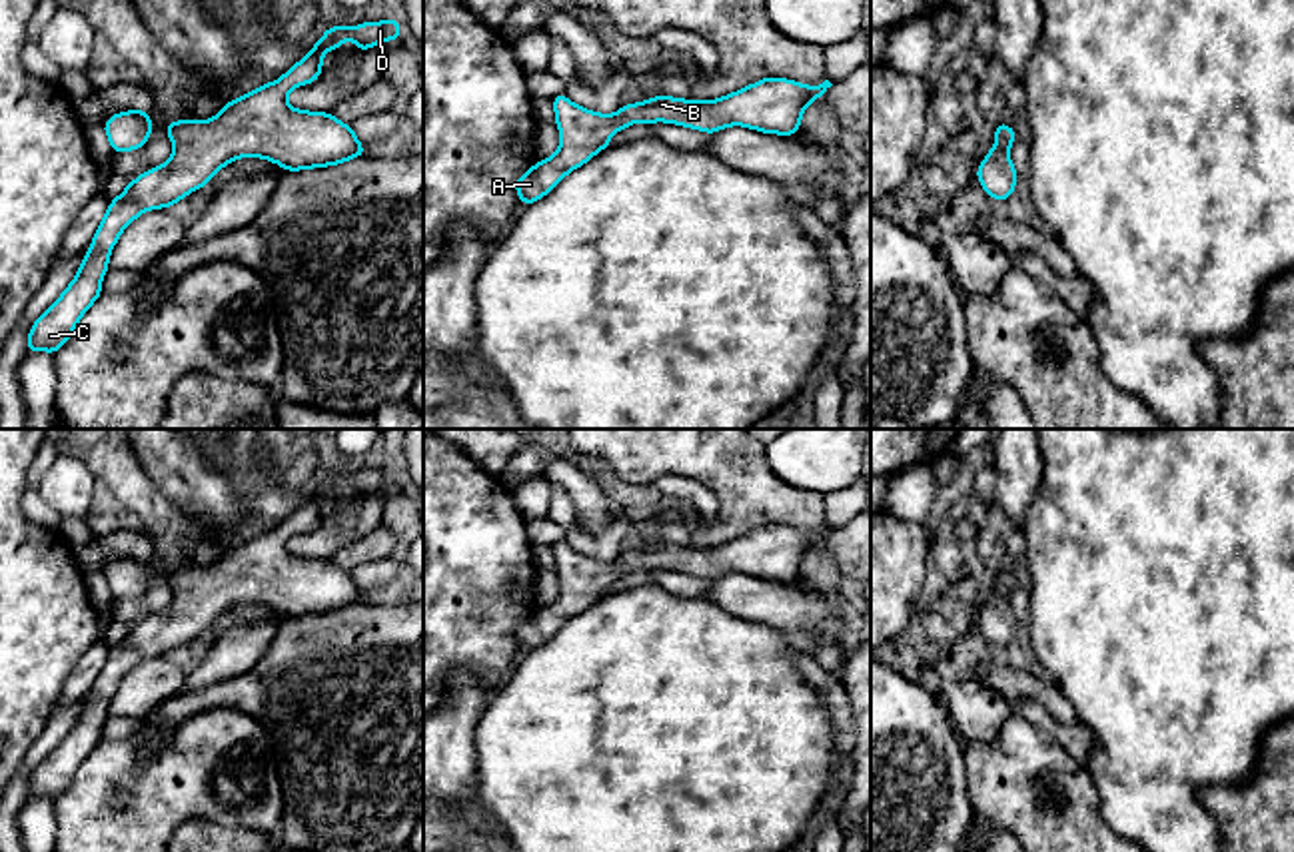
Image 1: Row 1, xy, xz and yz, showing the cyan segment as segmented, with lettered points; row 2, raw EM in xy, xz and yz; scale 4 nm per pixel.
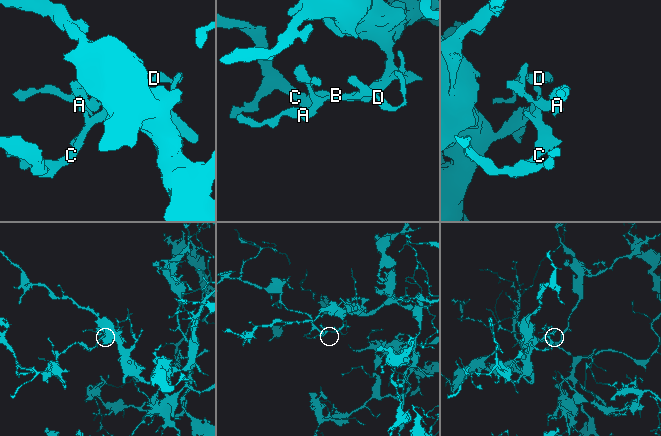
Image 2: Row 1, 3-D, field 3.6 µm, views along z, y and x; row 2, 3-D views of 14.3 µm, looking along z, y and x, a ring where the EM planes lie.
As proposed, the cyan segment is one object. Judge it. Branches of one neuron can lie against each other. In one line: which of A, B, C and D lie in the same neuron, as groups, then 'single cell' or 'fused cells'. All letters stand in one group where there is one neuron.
A B C D | single cell

